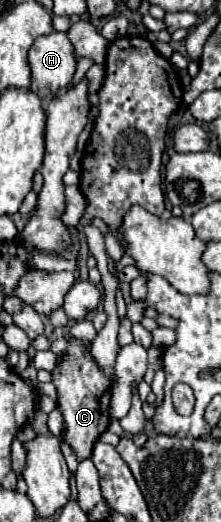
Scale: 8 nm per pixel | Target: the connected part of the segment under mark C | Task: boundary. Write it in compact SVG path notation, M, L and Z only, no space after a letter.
M65 335L65 341L67 341L67 351L61 355L51 375L53 375L53 385L57 387L57 409L61 411L63 417L63 439L73 449L77 461L83 461L91 457L93 445L97 443L99 435L109 427L113 377L105 375L103 369L95 363L91 355L91 343L85 343L71 335Z

